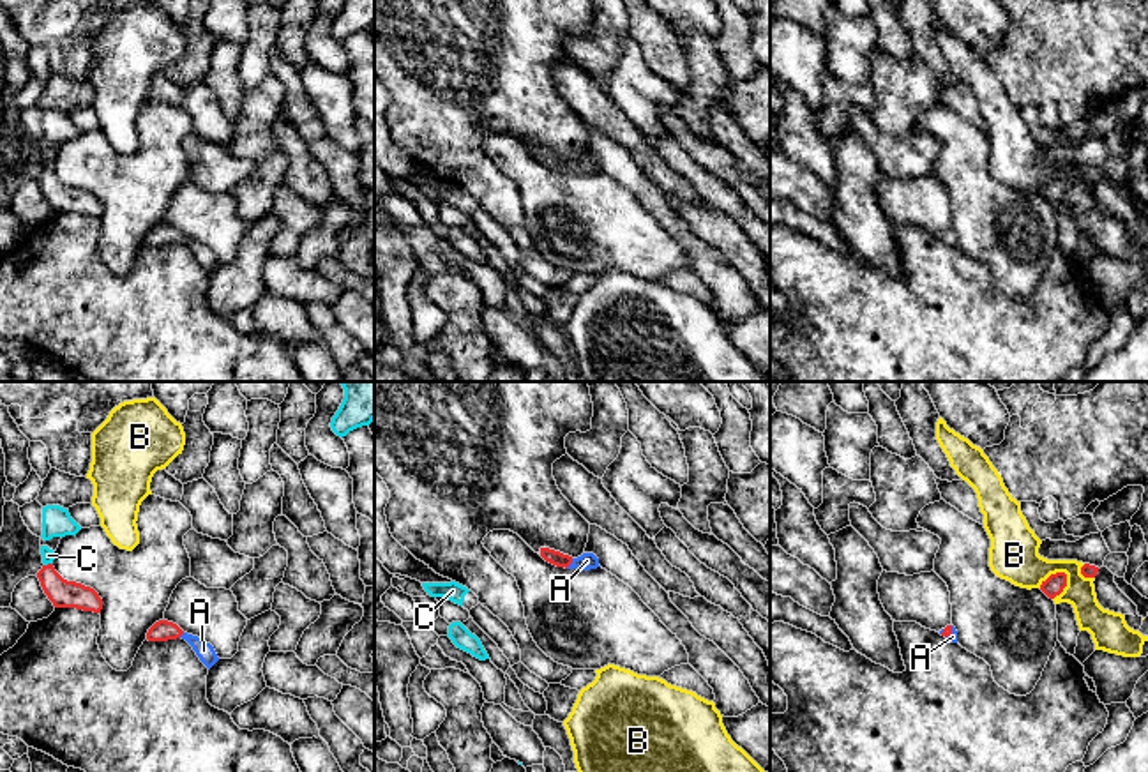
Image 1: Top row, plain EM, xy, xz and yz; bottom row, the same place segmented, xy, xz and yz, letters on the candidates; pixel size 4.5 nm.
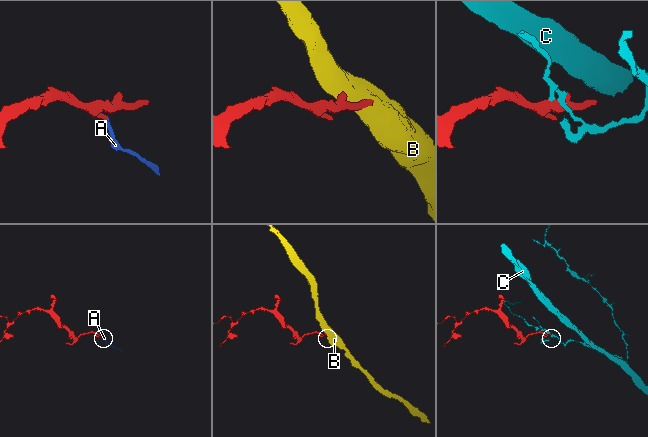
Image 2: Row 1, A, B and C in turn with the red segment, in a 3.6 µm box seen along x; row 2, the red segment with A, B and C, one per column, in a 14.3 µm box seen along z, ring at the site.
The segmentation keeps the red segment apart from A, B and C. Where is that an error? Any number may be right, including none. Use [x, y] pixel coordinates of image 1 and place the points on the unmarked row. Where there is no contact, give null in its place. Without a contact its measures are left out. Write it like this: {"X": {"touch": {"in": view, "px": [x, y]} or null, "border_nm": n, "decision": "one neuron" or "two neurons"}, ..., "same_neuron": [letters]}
{"A": {"touch": {"in": "xz", "px": [569, 168]}, "border_nm": 60, "decision": "one neuron"}, "B": {"touch": {"in": "yz", "px": [1053, 179]}, "border_nm": 150, "decision": "two neurons"}, "C": {"touch": {"in": "xy", "px": [48, 168]}, "border_nm": 40, "decision": "two neurons"}, "same_neuron": ["A"]}

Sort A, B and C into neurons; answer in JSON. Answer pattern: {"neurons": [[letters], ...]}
{"neurons": [["A"], ["B"], ["C"]]}

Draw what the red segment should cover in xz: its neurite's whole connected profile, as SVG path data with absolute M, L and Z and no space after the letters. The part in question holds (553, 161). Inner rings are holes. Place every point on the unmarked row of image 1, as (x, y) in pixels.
M540 152L540 161L556 170L556 171L565 171L565 173L583 173L583 175L590 175L590 173L597 173L599 170L599 163L593 157L583 157L578 163L572 163L569 159L563 159L560 155L549 154L549 152Z

